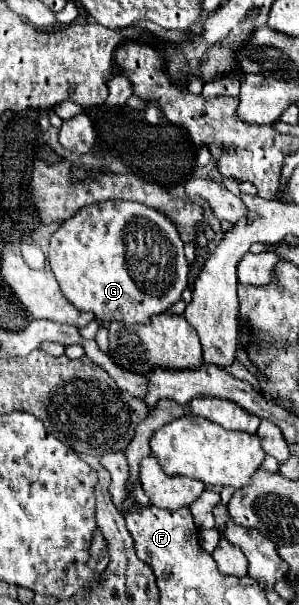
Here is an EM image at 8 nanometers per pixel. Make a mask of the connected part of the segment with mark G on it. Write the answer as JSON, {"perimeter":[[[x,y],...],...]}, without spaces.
{"perimeter":[[[117,200],[95,202],[77,210],[65,220],[49,242],[49,264],[65,298],[83,312],[93,312],[107,322],[119,320],[127,324],[147,322],[153,314],[163,314],[173,302],[181,300],[181,292],[187,288],[189,264],[183,254],[183,242],[175,224],[159,210],[141,202]]]}

